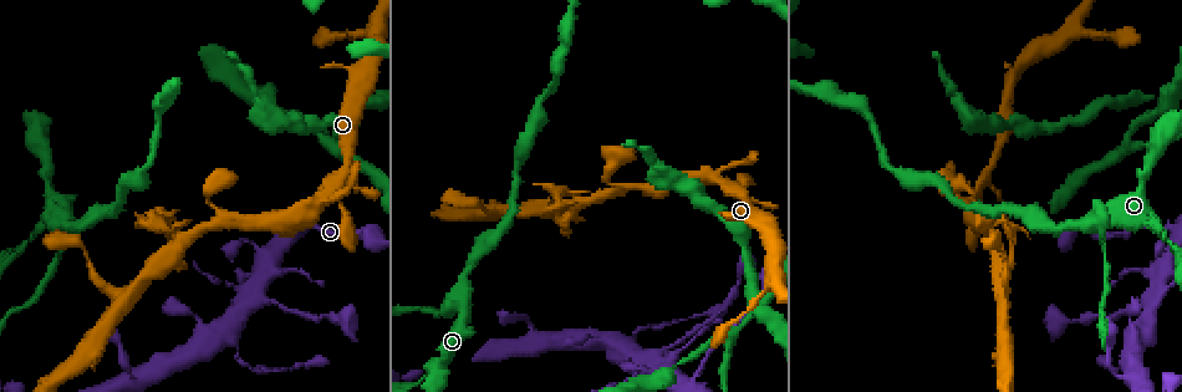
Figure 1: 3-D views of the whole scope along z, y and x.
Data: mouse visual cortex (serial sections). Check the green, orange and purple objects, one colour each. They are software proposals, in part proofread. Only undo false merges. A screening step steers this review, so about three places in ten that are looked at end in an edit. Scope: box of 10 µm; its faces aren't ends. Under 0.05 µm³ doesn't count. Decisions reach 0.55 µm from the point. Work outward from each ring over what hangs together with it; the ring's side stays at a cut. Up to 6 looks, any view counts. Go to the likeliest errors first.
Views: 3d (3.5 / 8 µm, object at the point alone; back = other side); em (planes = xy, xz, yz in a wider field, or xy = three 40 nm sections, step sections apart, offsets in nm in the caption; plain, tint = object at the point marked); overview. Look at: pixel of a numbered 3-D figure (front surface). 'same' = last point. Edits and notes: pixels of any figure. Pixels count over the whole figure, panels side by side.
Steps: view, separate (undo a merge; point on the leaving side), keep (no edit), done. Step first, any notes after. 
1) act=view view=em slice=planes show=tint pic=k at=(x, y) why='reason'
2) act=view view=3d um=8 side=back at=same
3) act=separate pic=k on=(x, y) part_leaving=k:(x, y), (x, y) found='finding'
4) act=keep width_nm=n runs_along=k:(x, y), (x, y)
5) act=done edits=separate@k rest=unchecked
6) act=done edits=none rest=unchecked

act=view view=em slice=xy step=3 show=tint pic=1 at=(1093, 221) why='branch point'

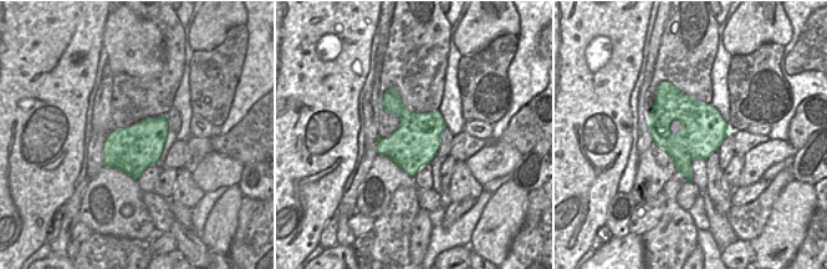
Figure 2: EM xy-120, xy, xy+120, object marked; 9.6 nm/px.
act=view view=3d um=3.5 at=same why='see where the arms go'

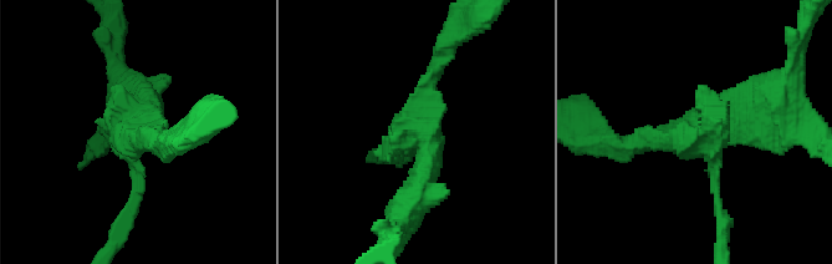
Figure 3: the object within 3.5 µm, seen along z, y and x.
act=separate pic=3 on=(132, 203) part_leaving=3:(133, 160), (137, 198), (111, 248) found='a second cell is stuck on'

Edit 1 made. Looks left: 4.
act=view view=3d um=3.5 pic=1 at=(980, 191) why='narrows sharply'

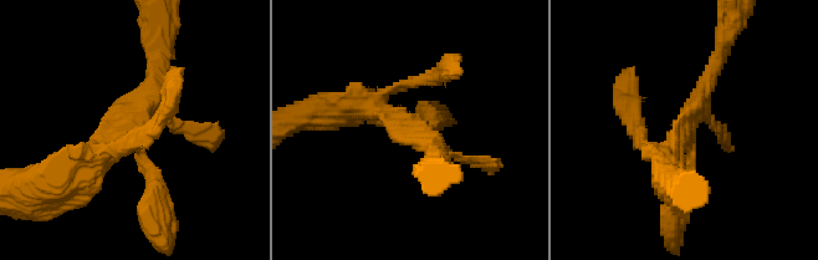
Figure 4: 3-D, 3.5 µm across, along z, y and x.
act=keep runs_along=4:(156, 59), (137, 123), (64, 169) found='all the same cell'

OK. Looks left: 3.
act=view view=3d um=8 pic=1 at=(253, 296) why='small branch off a trunk'

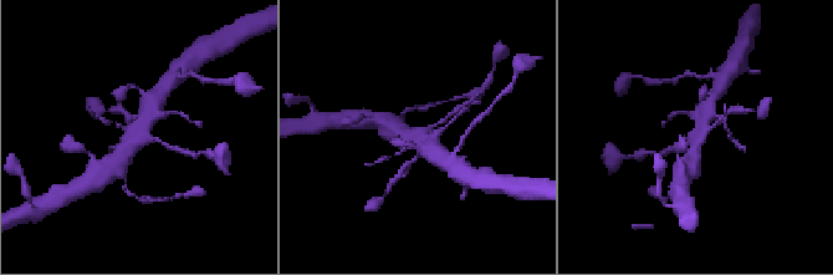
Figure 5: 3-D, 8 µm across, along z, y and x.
act=view view=em slice=xy step=5 show=tint at=same arms=3 arm_widths_nm=150,350,400 why='shape alone is not enough'

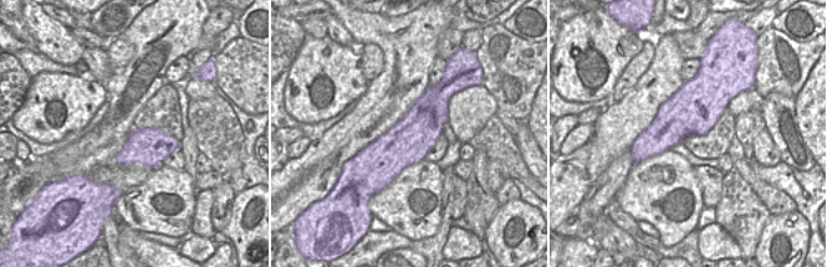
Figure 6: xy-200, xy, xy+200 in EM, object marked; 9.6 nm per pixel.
act=keep runs_along=5:(154, 106), (141, 136), (117, 162) found='all the same cell'

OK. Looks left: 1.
act=done edits=separate@3 rest=unchecked

